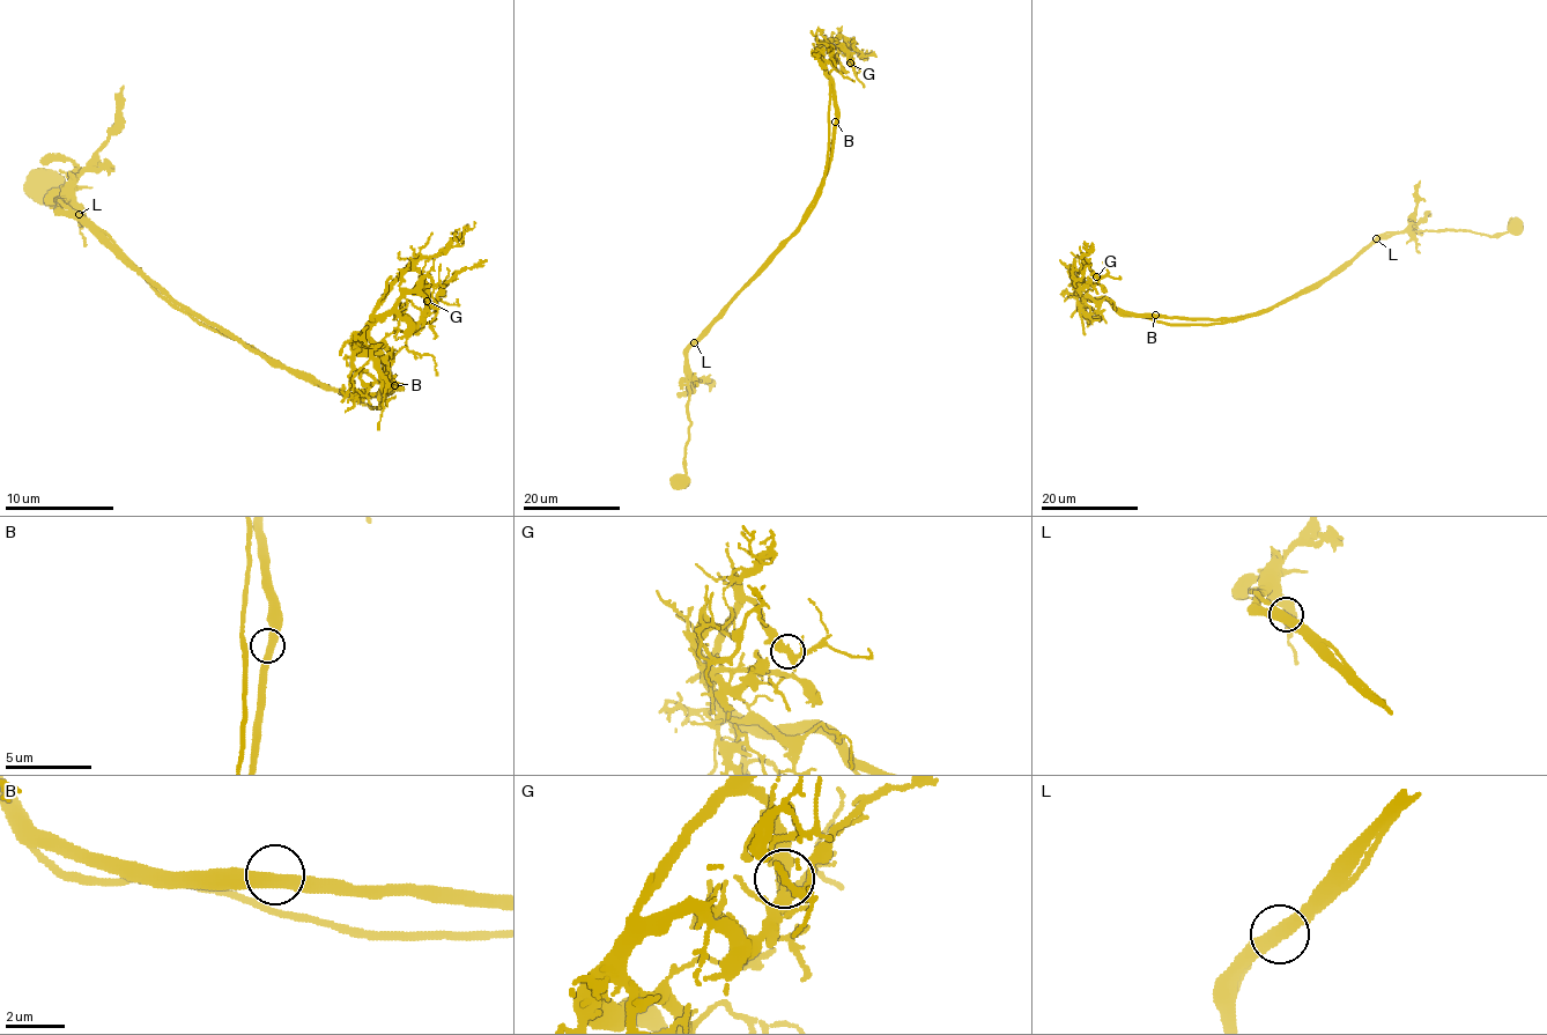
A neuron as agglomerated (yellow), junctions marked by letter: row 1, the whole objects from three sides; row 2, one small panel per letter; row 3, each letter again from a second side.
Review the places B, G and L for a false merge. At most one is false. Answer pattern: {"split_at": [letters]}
{"split_at": []}

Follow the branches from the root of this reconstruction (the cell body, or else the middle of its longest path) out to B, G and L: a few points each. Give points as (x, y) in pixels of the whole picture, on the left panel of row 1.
B: (44, 182), (57, 184), (57, 208), (68, 194), (63, 208), (141, 276), (239, 341), (326, 387), (394, 385)
G: (44, 182), (175, 304), (370, 407), (384, 361), (360, 333), (408, 271), (427, 301)
L: (44, 182), (57, 184), (57, 208), (68, 194), (63, 208), (79, 214)

